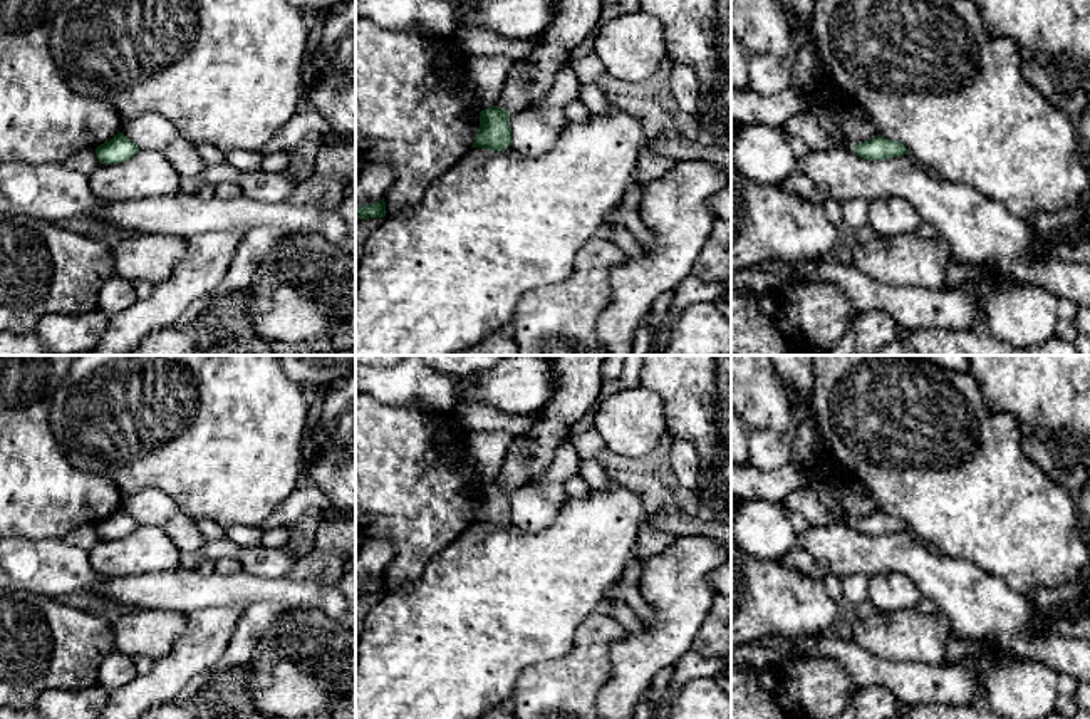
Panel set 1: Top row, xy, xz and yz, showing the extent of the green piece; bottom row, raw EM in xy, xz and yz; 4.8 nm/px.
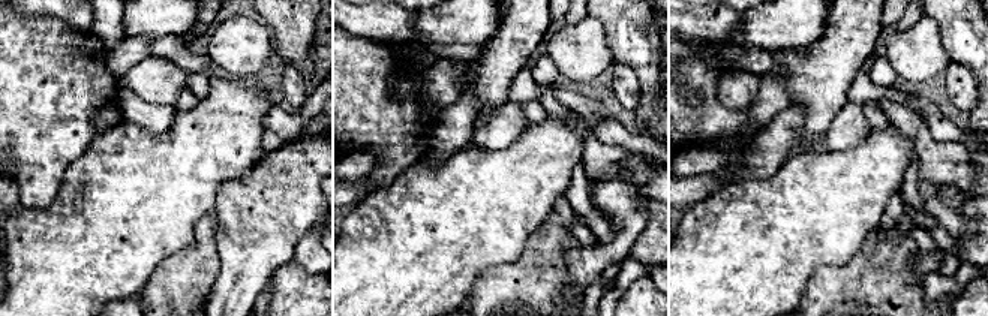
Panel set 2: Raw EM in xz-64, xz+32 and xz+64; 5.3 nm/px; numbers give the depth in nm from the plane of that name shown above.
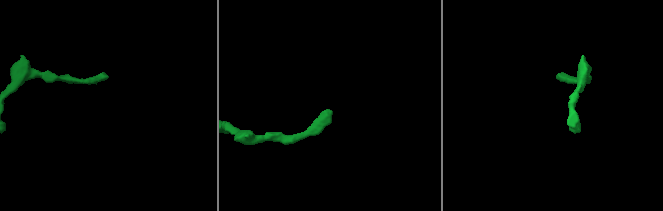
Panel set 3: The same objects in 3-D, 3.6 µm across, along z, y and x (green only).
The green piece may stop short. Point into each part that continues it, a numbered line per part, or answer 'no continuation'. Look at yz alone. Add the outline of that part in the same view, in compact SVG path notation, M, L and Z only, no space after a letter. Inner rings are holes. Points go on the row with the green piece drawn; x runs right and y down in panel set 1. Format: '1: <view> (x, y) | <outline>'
1: yz (829, 118) | M818 91L812 92L812 97L808 101L808 109L812 111L820 127L827 134L842 137L842 147L849 147L849 149L855 147L855 144L843 136L843 131L842 131L843 112L833 107L822 92Z

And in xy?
no continuation

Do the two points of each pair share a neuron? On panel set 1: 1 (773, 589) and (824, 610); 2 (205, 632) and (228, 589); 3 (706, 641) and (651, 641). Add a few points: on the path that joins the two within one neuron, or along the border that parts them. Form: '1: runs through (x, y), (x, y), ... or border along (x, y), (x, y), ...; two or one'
1: runs through (785, 600), (790, 605), (812, 610); one
2: border along (247, 605), (203, 607), (186, 617); two
3: border along (711, 605), (691, 646); two

